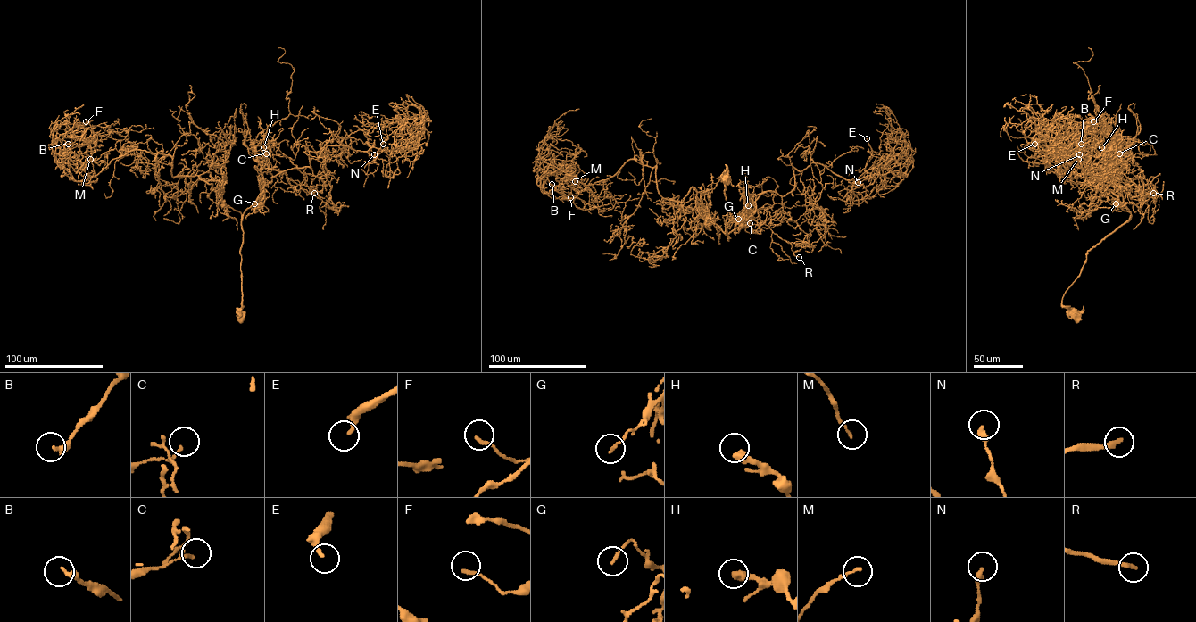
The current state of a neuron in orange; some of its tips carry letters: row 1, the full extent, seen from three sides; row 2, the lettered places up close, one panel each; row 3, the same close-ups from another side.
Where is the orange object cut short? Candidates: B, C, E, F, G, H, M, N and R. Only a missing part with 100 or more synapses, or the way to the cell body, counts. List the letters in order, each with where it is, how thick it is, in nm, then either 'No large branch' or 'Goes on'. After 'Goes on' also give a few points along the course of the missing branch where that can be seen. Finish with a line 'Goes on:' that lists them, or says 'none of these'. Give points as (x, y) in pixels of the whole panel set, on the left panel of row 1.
B: Place: (68, 144). Thickness 280 nm. No large branch
C: Place: (266, 153). Thickness 90 nm. No large branch
E: Place: (383, 144). Thickness 200 nm. Goes on. Course of what is missing: (383, 144), (402, 140), (390, 130), (383, 117), (376, 116)
F: Place: (86, 121). Thickness 180 nm. No large branch
G: Place: (254, 203). Thickness 130 nm. No large branch
H: Place: (263, 147). Thickness 400 nm. No large branch
M: Place: (90, 159). Thickness 140 nm. No large branch
N: Place: (374, 154). Thickness 280 nm. No large branch
R: Place: (314, 193). Thickness 240 nm. Goes on. Course of what is missing: (314, 193), (318, 194), (310, 205), (310, 224), (296, 228)
Goes on: E, R

